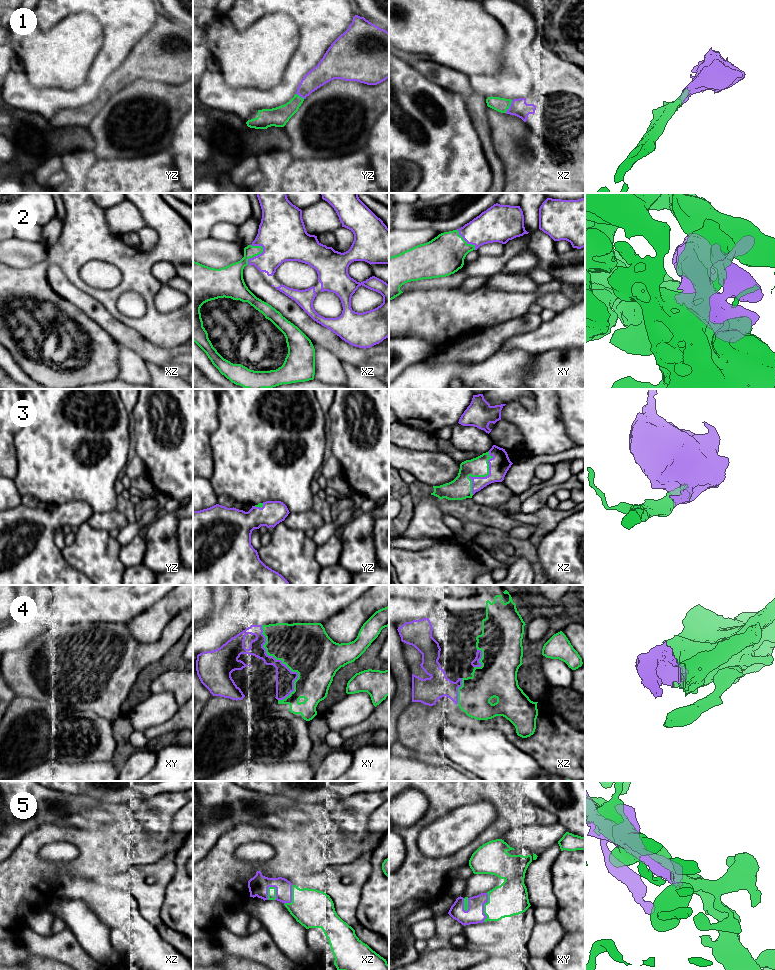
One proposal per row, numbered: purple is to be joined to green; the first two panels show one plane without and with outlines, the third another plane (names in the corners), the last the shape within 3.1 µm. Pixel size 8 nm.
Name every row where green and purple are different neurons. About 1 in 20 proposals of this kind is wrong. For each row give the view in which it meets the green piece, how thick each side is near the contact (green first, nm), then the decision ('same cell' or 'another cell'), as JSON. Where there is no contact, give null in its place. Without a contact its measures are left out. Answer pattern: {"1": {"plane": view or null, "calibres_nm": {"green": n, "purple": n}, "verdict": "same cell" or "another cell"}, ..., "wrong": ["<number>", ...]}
{"1": {"plane": "xz", "calibres_nm": {"green": 110, "purple": 140}, "verdict": "same cell"}, "2": {"plane": "xz", "calibres_nm": {"green": 180, "purple": 360}, "verdict": "same cell"}, "3": {"plane": "xz", "calibres_nm": {"green": 180, "purple": 160}, "verdict": "same cell"}, "4": {"plane": "xy", "calibres_nm": {"green": 420, "purple": 150}, "verdict": "same cell"}, "5": {"plane": "xz", "calibres_nm": {"green": 60, "purple": 160}, "verdict": "same cell"}, "wrong": []}

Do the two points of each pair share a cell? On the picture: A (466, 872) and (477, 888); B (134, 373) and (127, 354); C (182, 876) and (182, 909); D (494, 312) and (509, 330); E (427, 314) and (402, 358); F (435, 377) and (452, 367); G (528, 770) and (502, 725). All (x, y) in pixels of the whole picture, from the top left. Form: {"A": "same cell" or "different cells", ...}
{"A": "different cells", "B": "same cell", "C": "same cell", "D": "different cells", "E": "different cells", "F": "same cell", "G": "different cells"}

